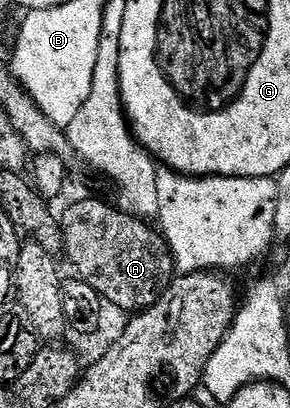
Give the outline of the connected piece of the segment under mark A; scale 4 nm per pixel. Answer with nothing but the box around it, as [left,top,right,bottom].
[59,196,173,312]

